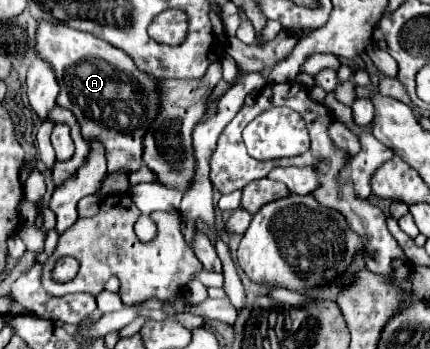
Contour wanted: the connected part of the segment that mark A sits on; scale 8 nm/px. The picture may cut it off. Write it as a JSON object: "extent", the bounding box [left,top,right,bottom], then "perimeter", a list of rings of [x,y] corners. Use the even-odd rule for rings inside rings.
{"extent":[36,22,160,172],"perimeter":[[[40,22],[36,42],[38,42],[36,54],[40,54],[42,58],[48,58],[52,62],[52,68],[56,70],[56,78],[60,84],[58,104],[72,110],[72,114],[76,116],[76,120],[80,124],[80,132],[88,144],[94,140],[104,146],[106,160],[108,160],[108,172],[138,170],[142,166],[144,136],[160,112],[158,80],[154,76],[138,70],[134,60],[128,54],[124,54],[124,50],[120,50],[100,38],[94,38],[92,34],[84,34],[84,32],[72,30],[68,26]]]}

